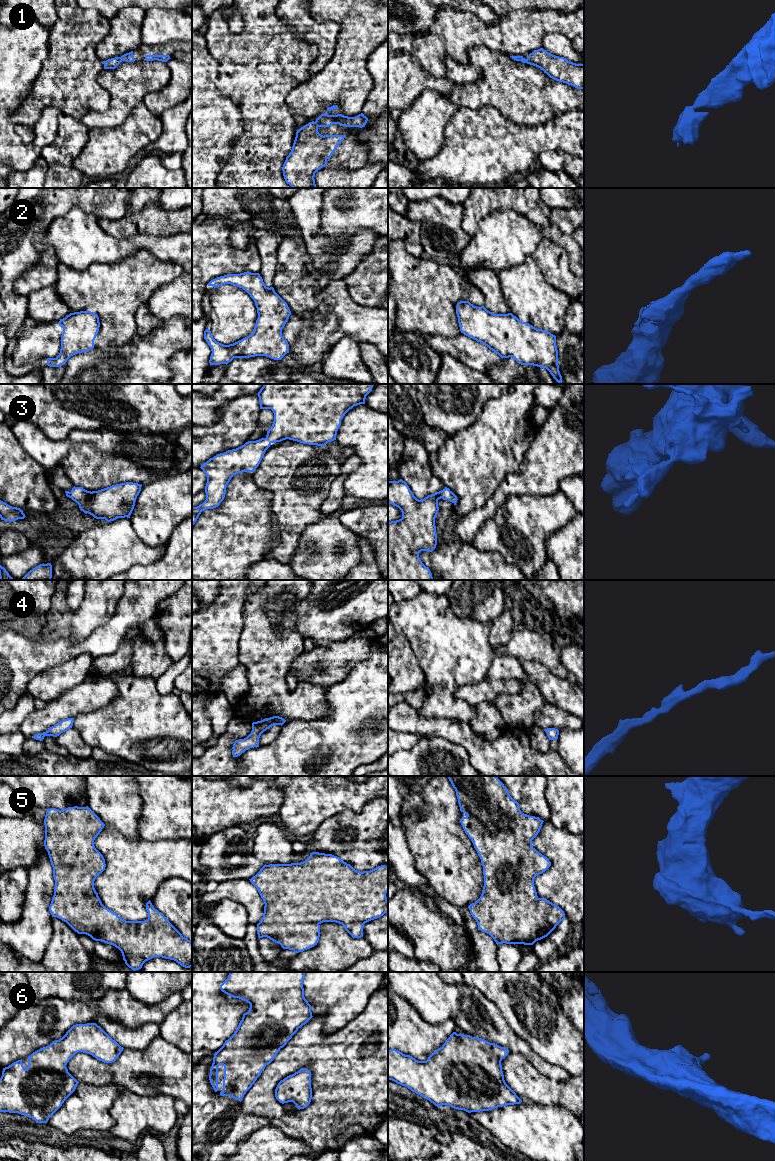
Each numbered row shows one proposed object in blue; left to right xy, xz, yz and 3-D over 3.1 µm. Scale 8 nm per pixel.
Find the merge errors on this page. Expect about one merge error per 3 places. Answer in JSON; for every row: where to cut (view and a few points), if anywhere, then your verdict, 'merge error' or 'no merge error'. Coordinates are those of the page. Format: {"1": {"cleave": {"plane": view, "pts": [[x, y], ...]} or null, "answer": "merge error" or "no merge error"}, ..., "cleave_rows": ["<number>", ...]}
{"1": {"cleave": null, "answer": "no merge error"}, "2": {"cleave": null, "answer": "no merge error"}, "3": {"cleave": null, "answer": "no merge error"}, "4": {"cleave": null, "answer": "no merge error"}, "5": {"cleave": null, "answer": "no merge error"}, "6": {"cleave": null, "answer": "no merge error"}, "cleave_rows": []}

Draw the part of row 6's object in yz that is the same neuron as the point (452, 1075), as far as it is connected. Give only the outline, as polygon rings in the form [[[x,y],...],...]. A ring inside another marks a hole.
[[[453,1032],[426,1061],[418,1061],[396,1049],[388,1050],[388,1080],[407,1087],[437,1107],[449,1105],[468,1113],[489,1111],[522,1100],[506,1084],[501,1061],[509,1050],[478,1037]]]

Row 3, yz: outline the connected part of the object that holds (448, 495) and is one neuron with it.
[[[402,479],[388,481],[388,503],[398,507],[402,518],[388,522],[388,580],[434,580],[432,573],[419,558],[421,551],[432,552],[437,545],[435,518],[438,514],[438,500],[448,500],[454,505],[457,496],[447,487],[424,499],[417,499]]]

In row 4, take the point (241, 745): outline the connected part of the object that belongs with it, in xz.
[[[273,716],[261,721],[252,723],[251,733],[244,739],[236,740],[233,744],[233,757],[240,756],[243,752],[250,748],[259,747],[259,738],[261,734],[274,725],[283,725],[286,722],[285,719],[279,716]]]

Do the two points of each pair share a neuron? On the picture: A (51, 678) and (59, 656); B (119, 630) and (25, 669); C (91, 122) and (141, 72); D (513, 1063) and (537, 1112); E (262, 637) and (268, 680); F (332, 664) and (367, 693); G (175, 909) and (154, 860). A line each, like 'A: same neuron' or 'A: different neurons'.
A: different neurons
B: same neuron
C: same neuron
D: different neurons
E: same neuron
F: different neurons
G: different neurons

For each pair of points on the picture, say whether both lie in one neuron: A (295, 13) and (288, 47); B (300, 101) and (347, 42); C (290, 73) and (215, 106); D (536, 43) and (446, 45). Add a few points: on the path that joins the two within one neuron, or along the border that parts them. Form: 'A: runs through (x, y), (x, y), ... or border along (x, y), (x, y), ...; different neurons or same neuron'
A: border along (277, 12), (301, 39), (312, 43); different neurons
B: runs through (316, 89), (347, 58); same neuron
C: border along (218, 78), (217, 91), (237, 105), (240, 120); different neurons
D: runs through (514, 44), (507, 37), (468, 37); same neuron

